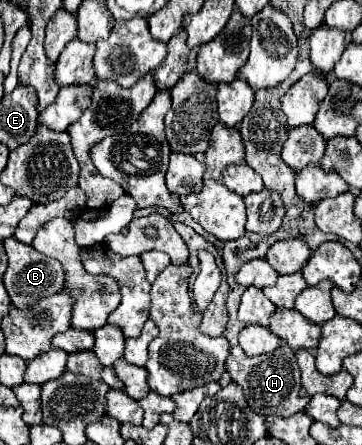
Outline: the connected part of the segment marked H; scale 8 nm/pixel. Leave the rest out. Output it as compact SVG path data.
M239 345L231 347L231 355L227 357L225 367L231 379L243 389L247 403L255 413L261 413L265 417L267 415L289 417L295 415L297 411L303 411L305 405L309 403L309 397L299 397L299 387L301 387L299 365L295 353L287 345L281 345L273 353L257 355L257 357L247 357Z

